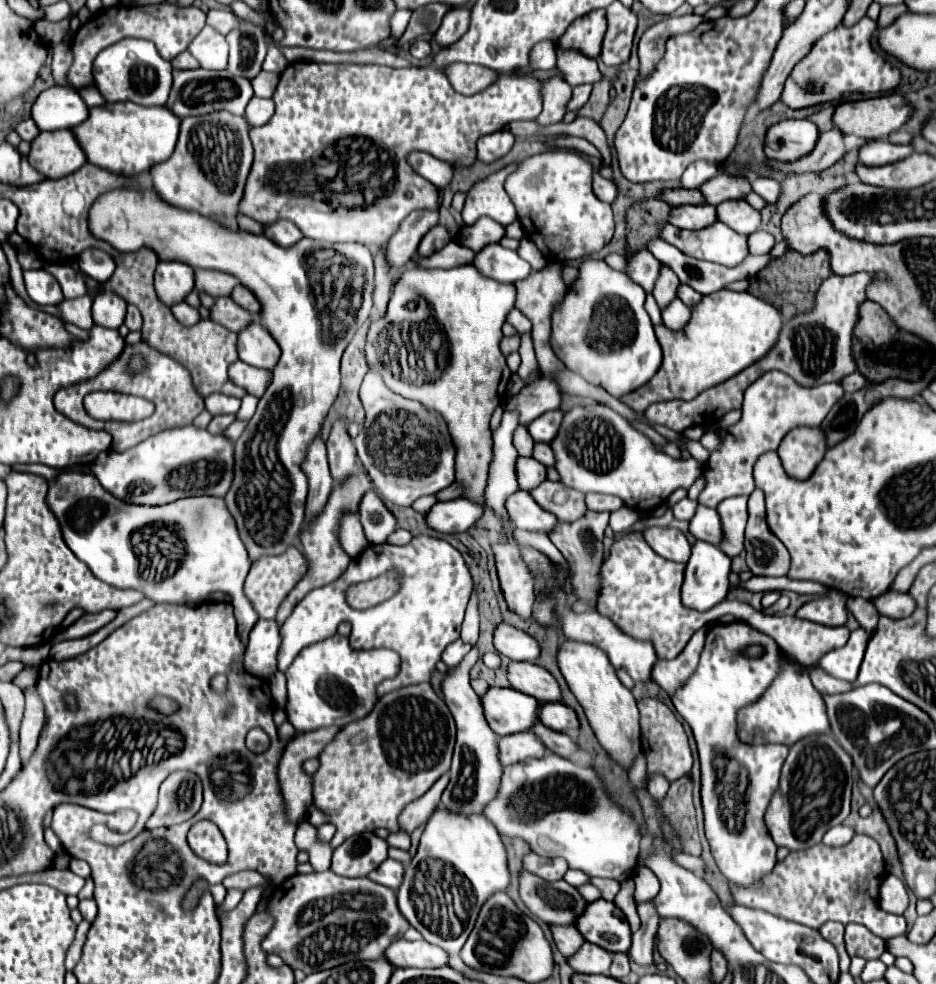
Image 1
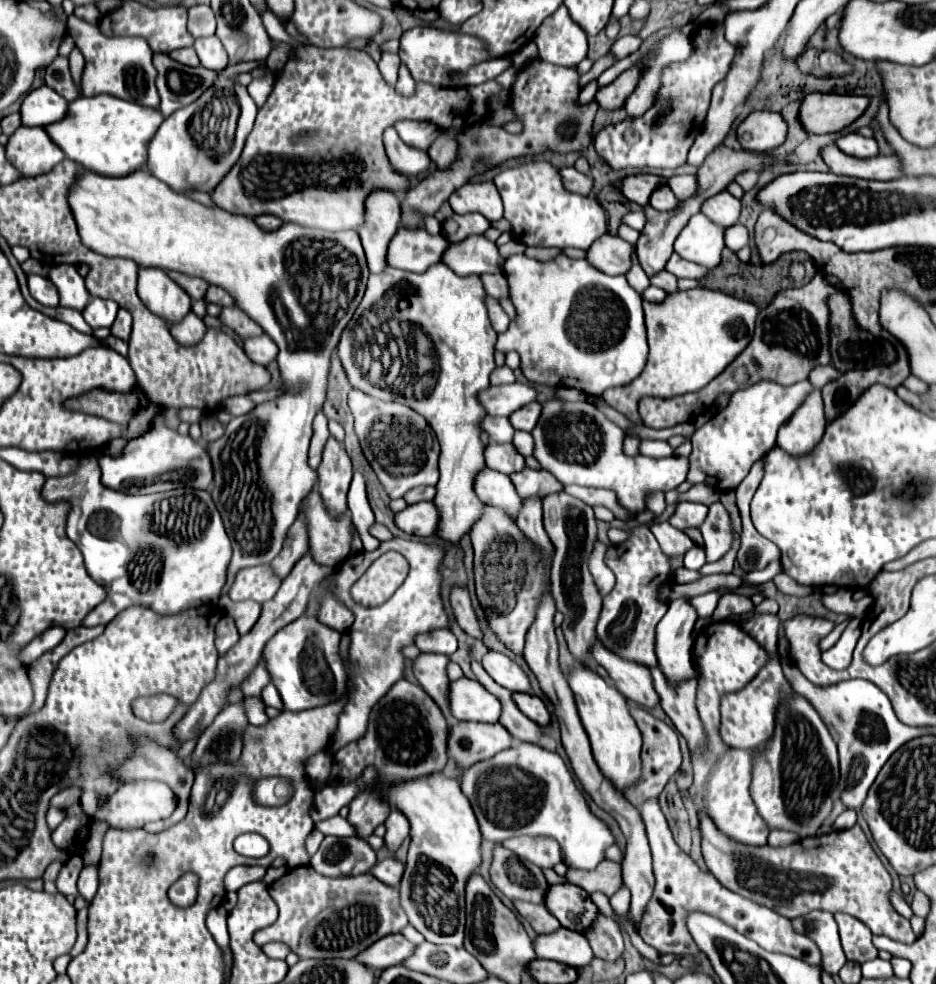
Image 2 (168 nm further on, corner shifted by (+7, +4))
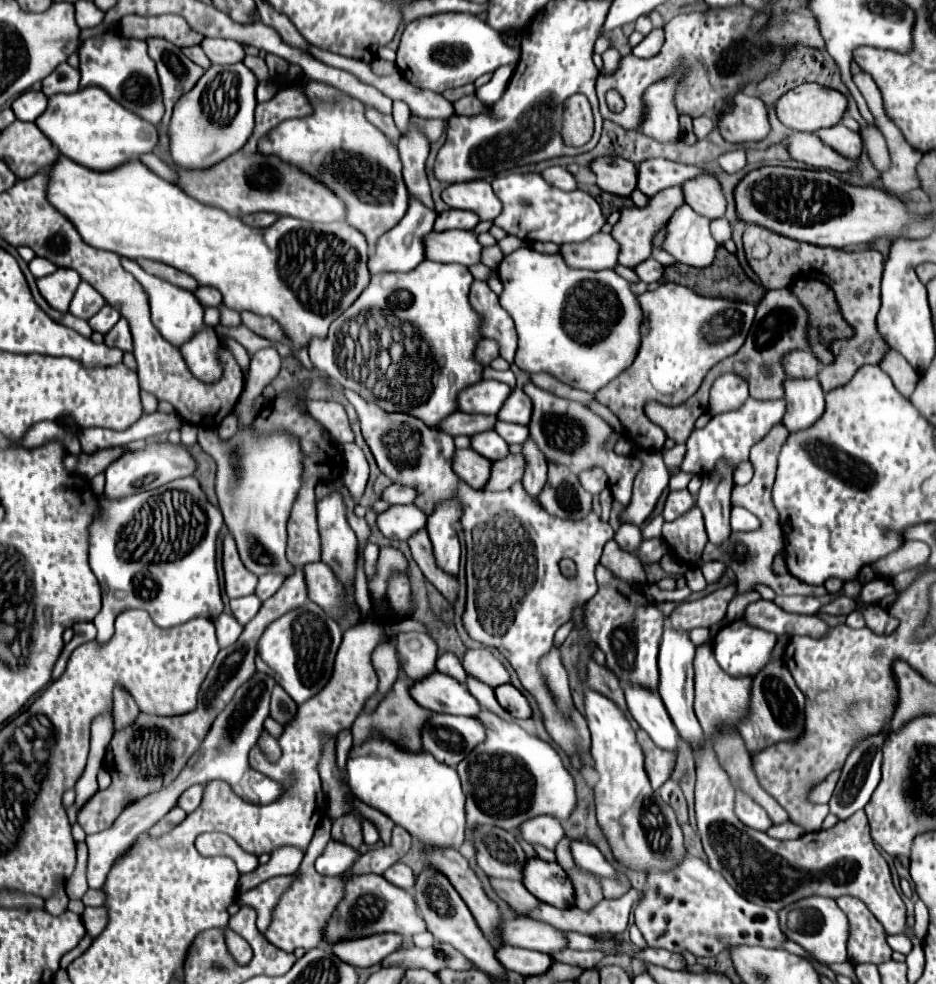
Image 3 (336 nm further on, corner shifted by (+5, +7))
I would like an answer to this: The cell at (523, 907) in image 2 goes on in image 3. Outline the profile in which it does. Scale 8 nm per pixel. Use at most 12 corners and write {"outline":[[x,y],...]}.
{"outline":[[488,877],[496,895],[520,913],[540,903],[520,881]]}

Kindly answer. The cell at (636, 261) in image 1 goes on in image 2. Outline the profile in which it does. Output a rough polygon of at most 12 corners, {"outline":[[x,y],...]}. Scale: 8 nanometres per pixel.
{"outline":[[606,234],[588,248],[588,262],[608,274],[632,268],[632,244]]}

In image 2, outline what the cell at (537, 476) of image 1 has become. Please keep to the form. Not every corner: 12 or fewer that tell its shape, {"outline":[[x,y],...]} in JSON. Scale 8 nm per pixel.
{"outline":[[490,442],[484,450],[490,470],[512,476],[526,468],[512,444]]}

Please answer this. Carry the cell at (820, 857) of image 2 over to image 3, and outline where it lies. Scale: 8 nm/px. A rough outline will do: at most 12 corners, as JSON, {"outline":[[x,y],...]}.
{"outline":[[712,745],[696,755],[710,867],[780,911],[808,897],[866,901],[888,935],[906,905],[864,811],[778,841],[734,813]]}

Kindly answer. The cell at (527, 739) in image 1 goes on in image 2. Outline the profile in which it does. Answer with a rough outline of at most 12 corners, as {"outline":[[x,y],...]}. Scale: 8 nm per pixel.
{"outline":[[462,722],[448,734],[458,768],[512,746],[502,724]]}

